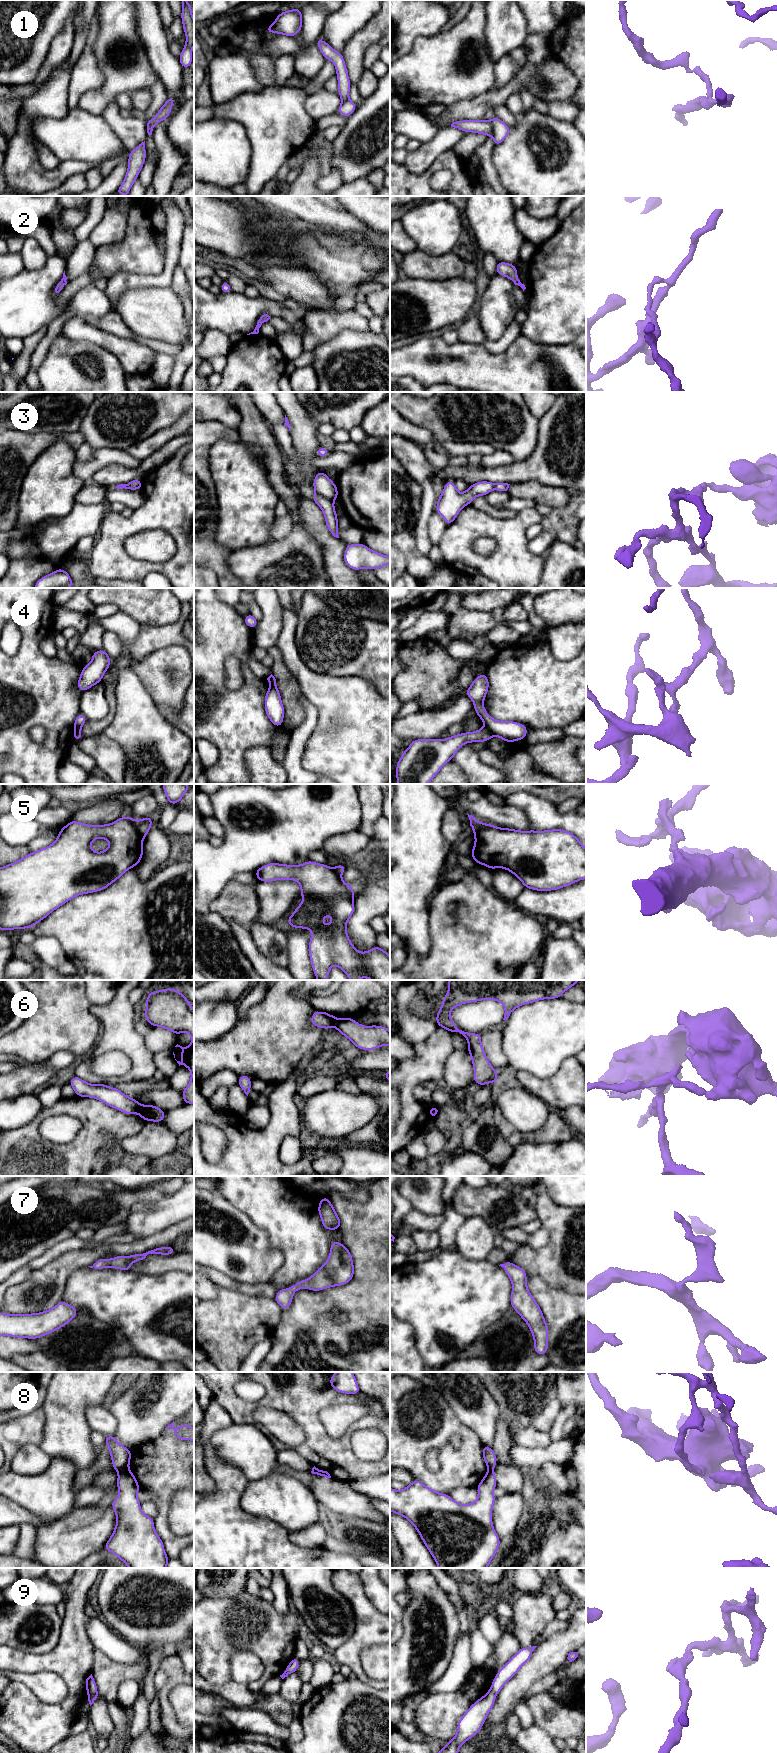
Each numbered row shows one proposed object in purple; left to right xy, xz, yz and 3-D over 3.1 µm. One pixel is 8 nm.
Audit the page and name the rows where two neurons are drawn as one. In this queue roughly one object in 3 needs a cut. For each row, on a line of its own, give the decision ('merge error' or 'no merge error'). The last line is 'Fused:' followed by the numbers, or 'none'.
1: merge error
2: no merge error
3: merge error
4: merge error
5: merge error
6: merge error
7: no merge error
8: merge error
9: merge error
Fused: 1, 3, 4, 5, 6, 8, 9

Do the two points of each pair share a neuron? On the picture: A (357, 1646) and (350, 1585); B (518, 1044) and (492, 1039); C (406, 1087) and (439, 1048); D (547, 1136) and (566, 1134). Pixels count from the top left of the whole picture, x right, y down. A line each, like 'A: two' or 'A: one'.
A: one
B: two
C: one
D: one

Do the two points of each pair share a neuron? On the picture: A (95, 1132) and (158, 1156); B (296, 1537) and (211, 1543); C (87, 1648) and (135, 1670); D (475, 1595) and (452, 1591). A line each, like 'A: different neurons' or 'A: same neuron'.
A: different neurons
B: different neurons
C: different neurons
D: different neurons

